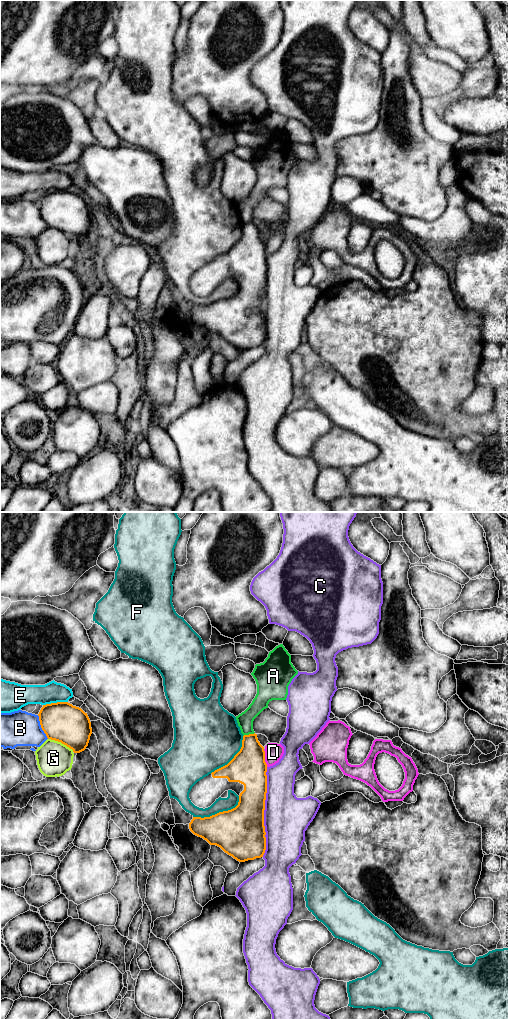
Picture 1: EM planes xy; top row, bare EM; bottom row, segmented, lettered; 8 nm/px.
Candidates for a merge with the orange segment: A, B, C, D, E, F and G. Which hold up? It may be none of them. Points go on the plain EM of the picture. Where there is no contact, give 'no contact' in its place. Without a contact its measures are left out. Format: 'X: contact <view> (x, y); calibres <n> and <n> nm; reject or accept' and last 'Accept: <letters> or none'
A: contact xy (248, 223); calibres 280 and 130 nm; reject
B: contact xy (41, 215); calibres 320 and 280 nm; reject
C: contact xy (263, 300); calibres 400 and 360 nm; reject
D: contact xy (264, 246); calibres 280 and 140 nm; reject
E: contact xy (55, 191); calibres 320 and 170 nm; reject
F: contact xy (219, 300); calibres 400 and 110 nm; reject
G: contact xy (61, 230); calibres 320 and 280 nm; reject
Accept: none

